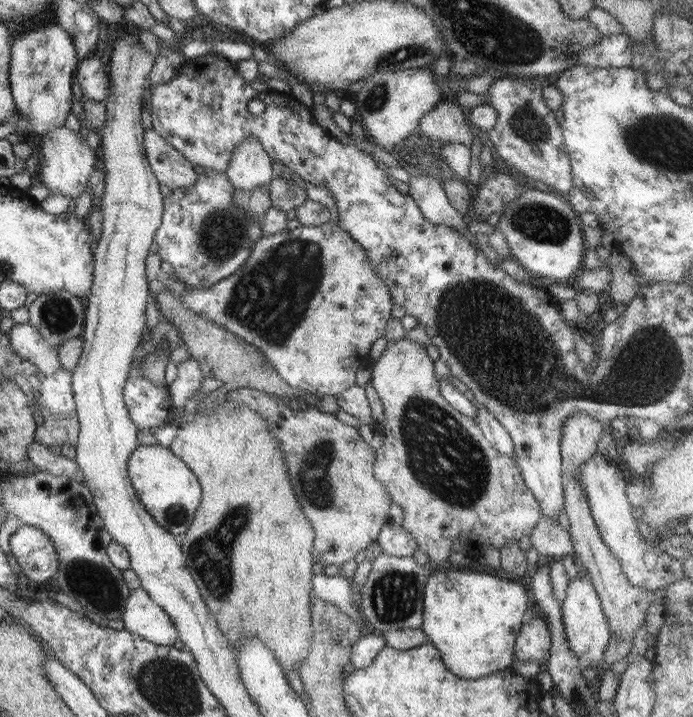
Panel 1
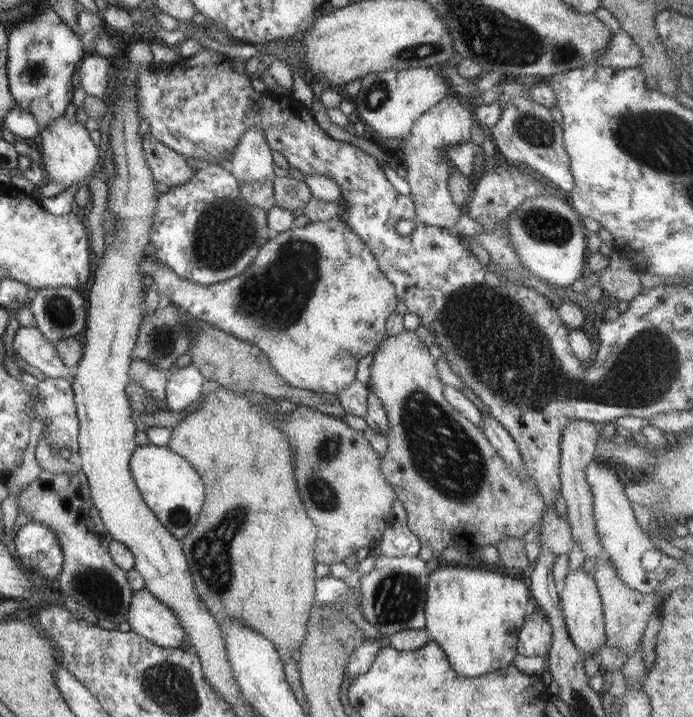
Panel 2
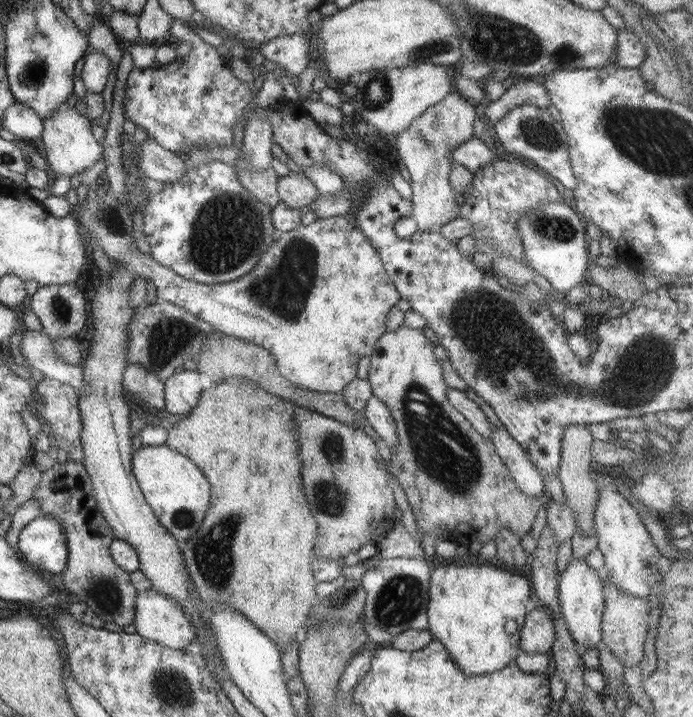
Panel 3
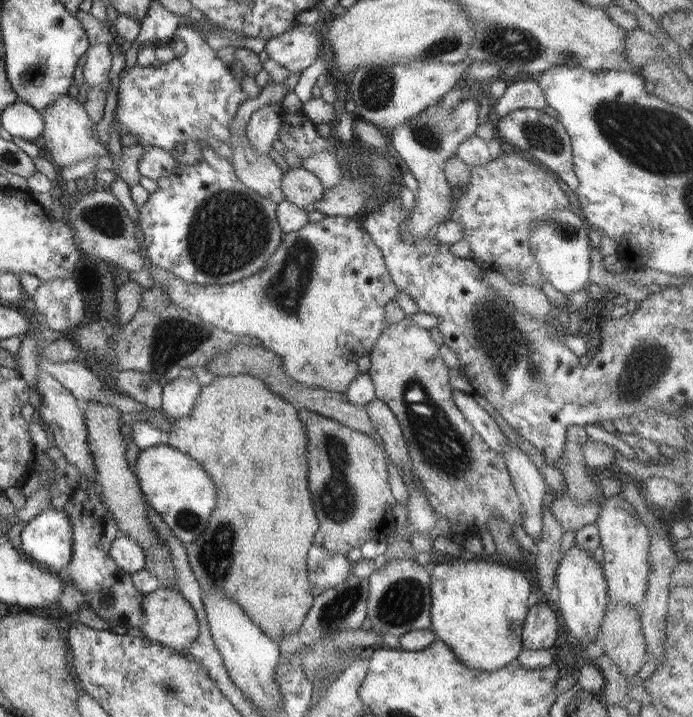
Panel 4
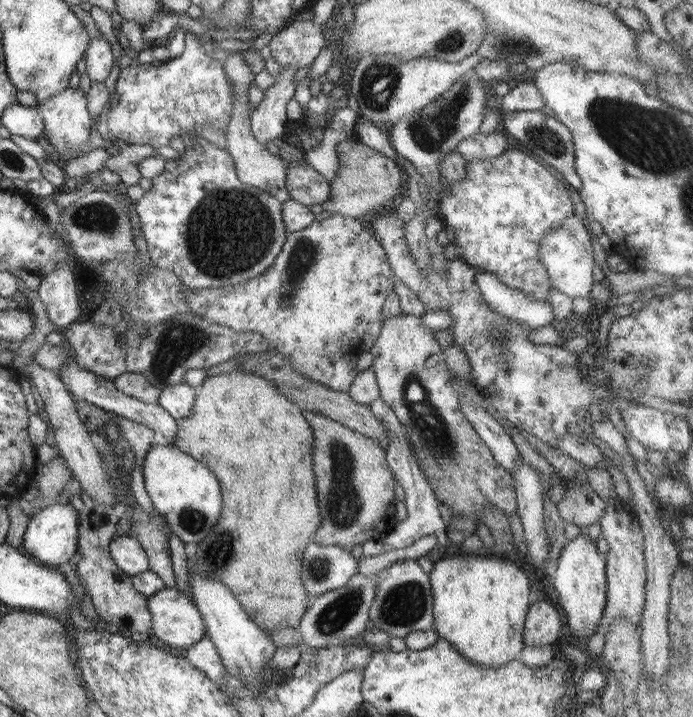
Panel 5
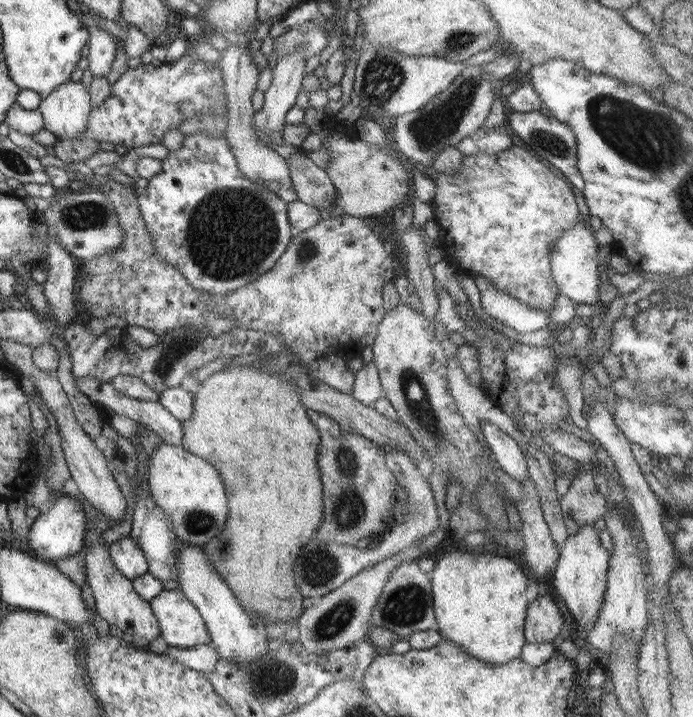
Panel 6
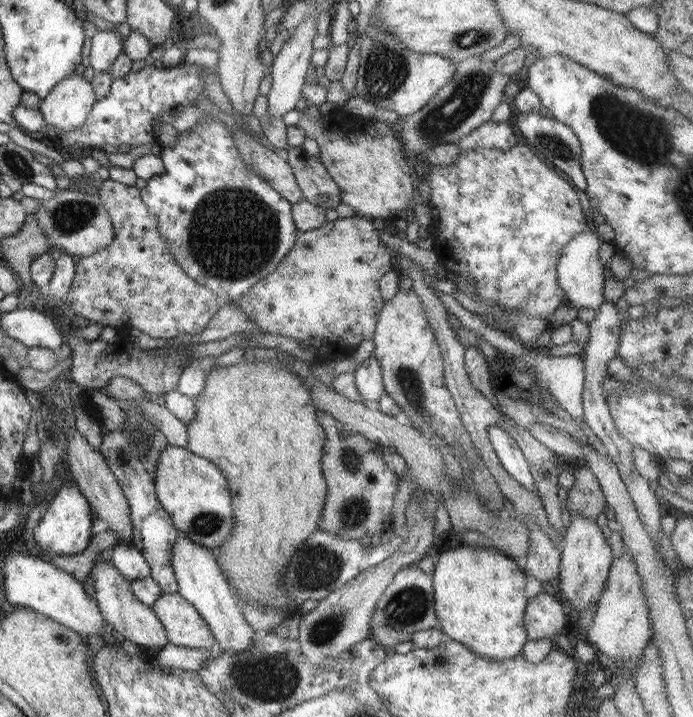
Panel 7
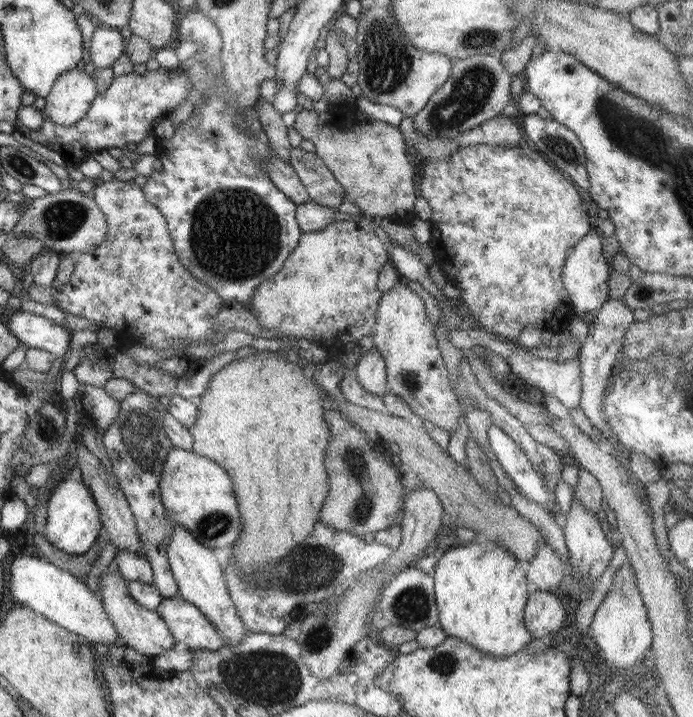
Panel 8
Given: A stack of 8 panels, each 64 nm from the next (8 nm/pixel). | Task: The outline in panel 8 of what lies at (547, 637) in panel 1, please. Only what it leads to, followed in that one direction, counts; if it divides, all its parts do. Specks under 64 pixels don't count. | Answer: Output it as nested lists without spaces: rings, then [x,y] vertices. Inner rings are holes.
[[[536,591],[529,596],[524,613],[524,625],[536,638],[556,632],[564,623],[566,608],[558,596],[547,591]]]

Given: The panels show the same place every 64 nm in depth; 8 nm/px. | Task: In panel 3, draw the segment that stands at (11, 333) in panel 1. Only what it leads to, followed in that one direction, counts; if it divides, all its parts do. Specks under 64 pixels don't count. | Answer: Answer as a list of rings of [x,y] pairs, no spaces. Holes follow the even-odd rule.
[[[26,328],[19,346],[24,359],[31,366],[39,368],[46,378],[64,384],[68,383],[77,392],[82,385],[85,385],[83,382],[83,363],[72,366],[62,362],[54,354],[52,340],[44,333],[30,331]]]

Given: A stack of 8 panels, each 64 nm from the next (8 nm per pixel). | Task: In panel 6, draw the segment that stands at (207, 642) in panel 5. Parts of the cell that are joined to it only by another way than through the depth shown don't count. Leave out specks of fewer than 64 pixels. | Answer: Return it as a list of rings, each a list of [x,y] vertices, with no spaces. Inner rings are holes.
[[[211,643],[198,644],[190,648],[172,646],[163,654],[184,663],[188,668],[203,673],[213,672],[220,659]]]

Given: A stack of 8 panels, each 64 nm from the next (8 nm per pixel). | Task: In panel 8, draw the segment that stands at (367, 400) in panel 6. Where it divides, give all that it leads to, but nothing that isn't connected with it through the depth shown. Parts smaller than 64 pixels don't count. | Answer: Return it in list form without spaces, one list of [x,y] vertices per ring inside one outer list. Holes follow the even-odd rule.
[[[373,347],[352,369],[362,388],[374,396],[381,397],[388,390],[385,362],[380,350]]]

